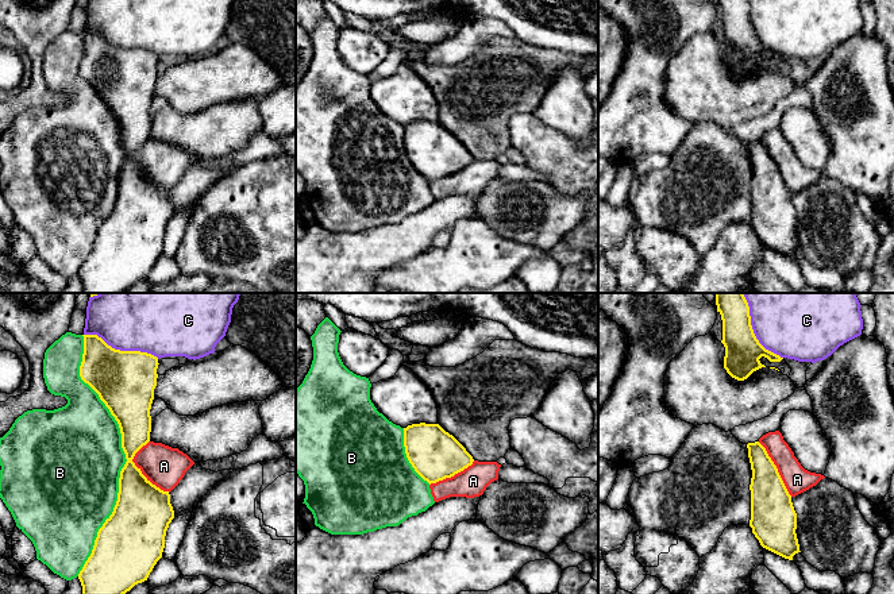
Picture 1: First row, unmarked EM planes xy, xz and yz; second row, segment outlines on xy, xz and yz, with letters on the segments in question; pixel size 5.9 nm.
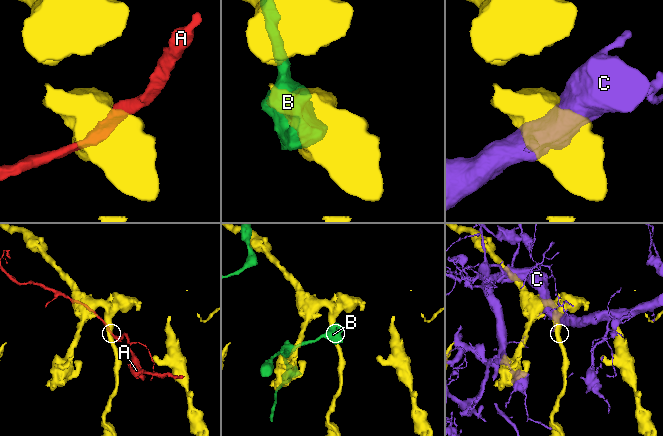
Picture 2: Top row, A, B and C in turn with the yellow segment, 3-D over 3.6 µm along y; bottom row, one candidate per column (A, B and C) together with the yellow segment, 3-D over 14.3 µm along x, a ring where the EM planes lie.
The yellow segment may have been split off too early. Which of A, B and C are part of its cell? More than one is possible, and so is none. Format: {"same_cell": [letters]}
{"same_cell": []}

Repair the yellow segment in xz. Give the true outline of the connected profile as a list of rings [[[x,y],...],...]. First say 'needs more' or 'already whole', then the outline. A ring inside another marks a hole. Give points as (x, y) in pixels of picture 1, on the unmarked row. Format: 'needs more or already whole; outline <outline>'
already whole; outline [[[439,122],[404,126],[405,151],[415,169],[429,182],[451,176],[473,162],[466,146]]]

